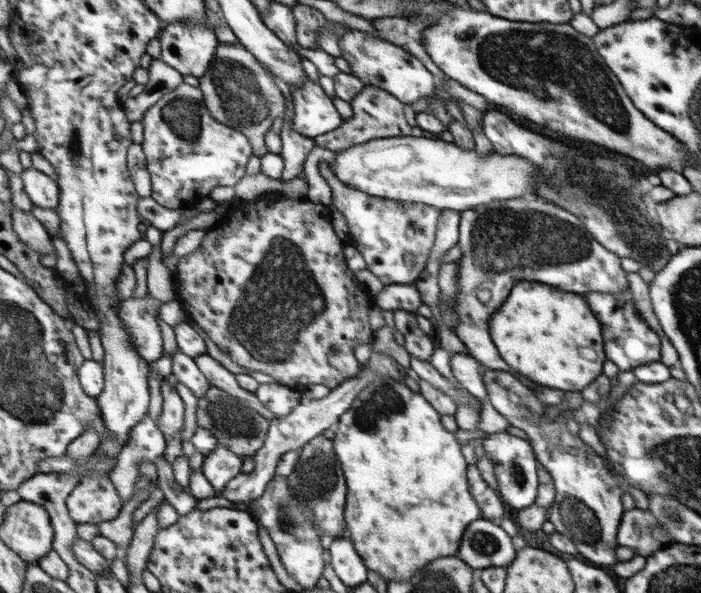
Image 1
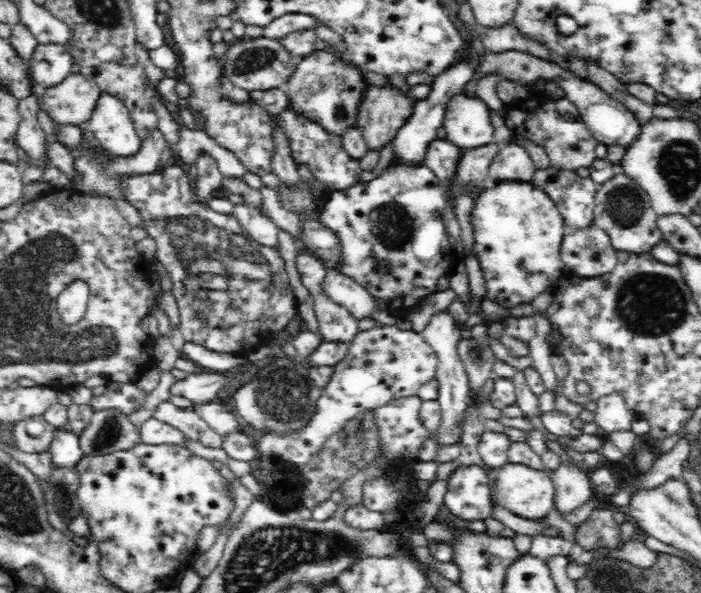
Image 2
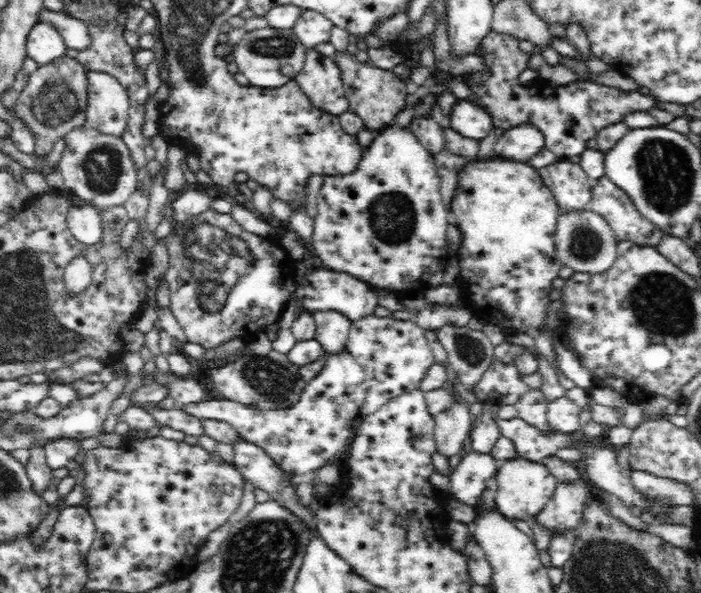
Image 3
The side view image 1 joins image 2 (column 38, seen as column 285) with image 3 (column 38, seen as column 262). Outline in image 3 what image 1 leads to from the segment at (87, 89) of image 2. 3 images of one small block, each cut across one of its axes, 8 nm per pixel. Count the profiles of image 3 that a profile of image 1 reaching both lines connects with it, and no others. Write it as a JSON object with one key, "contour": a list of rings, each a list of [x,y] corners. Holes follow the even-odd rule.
{"contour":[[[66,54],[44,63],[38,64],[38,68],[30,74],[26,86],[18,92],[18,98],[12,104],[14,116],[22,120],[32,133],[36,156],[52,154],[59,138],[66,138],[71,130],[84,126],[86,122],[86,68]]]}

